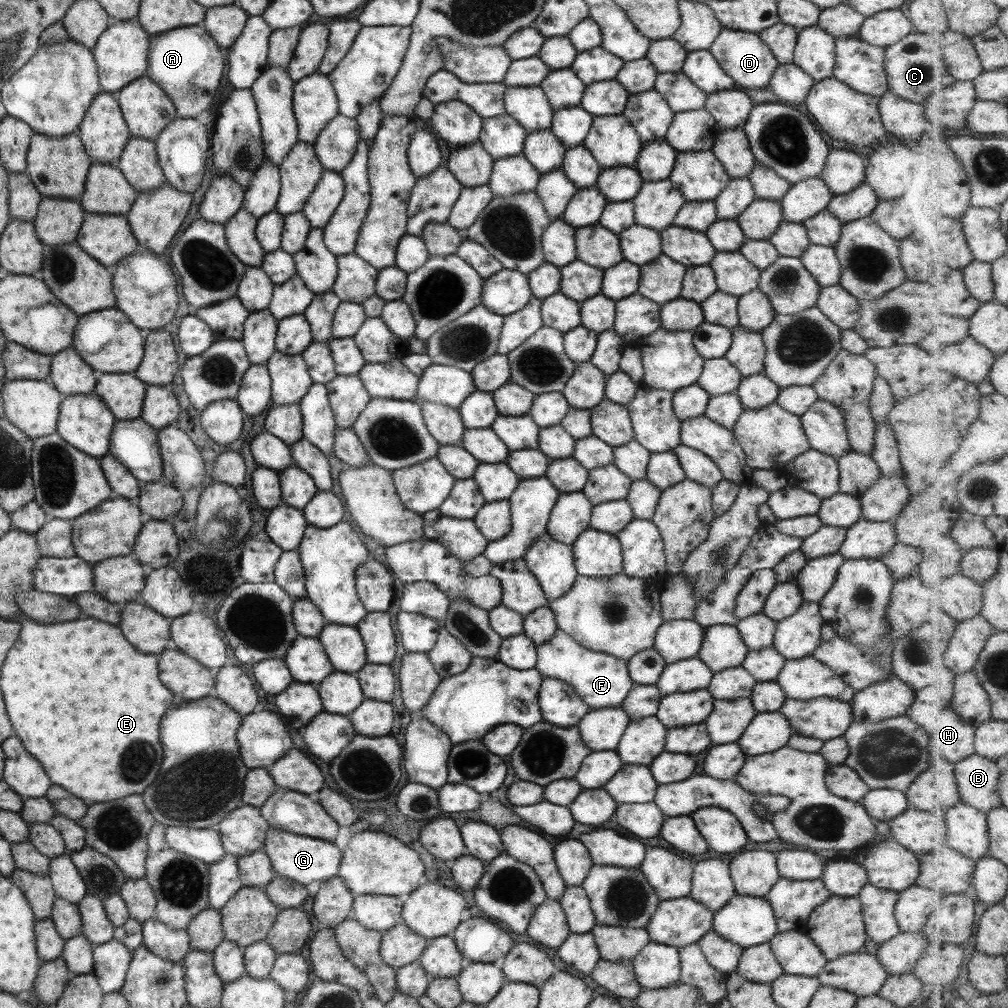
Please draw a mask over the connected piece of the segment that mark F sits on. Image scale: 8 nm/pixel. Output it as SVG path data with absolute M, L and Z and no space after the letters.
M559 628L549 641L536 645L534 667L542 678L553 677L567 683L590 709L621 706L634 684L629 678L626 661L598 651L587 650Z

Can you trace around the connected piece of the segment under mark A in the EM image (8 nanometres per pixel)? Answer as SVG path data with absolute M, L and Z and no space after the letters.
M201 24L148 37L147 70L144 77L163 90L173 103L176 116L181 118L195 119L201 110L209 111L215 90L224 81L225 66L219 46Z

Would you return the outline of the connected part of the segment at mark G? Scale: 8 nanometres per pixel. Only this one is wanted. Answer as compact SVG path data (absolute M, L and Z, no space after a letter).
M268 827L261 850L269 857L276 876L282 876L305 886L315 880L324 881L338 874L341 852L332 842L291 834Z

